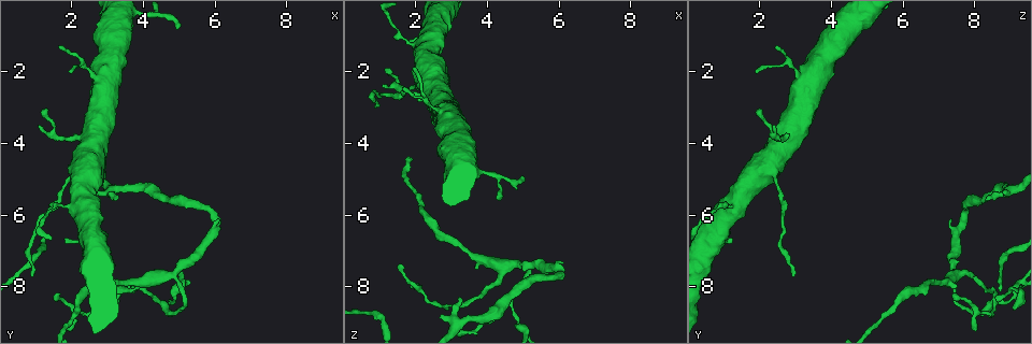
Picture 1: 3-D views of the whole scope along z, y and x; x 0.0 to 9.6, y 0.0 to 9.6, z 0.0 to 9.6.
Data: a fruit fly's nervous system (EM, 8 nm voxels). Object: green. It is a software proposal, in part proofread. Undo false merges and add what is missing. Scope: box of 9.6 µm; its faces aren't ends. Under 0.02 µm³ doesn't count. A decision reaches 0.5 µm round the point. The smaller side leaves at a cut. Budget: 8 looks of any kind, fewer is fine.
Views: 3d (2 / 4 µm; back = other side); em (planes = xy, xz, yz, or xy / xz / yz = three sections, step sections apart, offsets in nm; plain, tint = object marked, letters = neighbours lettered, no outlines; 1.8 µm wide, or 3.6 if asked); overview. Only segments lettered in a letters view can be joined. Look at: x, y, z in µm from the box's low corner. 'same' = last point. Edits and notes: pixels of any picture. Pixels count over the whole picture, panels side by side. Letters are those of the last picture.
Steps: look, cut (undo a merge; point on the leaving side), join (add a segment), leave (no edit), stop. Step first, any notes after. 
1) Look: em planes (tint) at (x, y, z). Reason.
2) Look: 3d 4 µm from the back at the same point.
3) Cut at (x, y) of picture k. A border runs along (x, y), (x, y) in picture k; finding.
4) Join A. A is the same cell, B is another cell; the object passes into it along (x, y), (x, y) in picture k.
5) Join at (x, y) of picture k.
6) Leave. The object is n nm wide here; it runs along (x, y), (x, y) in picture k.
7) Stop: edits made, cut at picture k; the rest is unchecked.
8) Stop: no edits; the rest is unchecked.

Look: 3d 4 µm at (0.90, 7.70, 2.85). Tapers out.

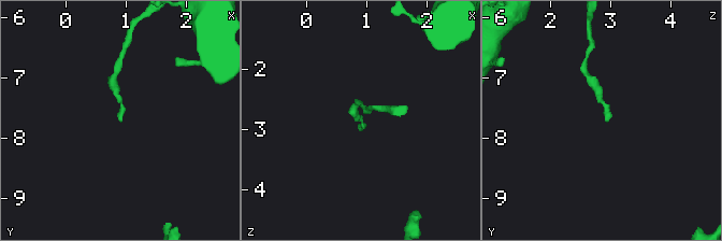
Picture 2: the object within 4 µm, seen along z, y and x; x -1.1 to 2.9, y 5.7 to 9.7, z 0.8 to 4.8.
Look: em planes (tint) at (0.85, 7.75, 2.85). Shape alone is not enough.

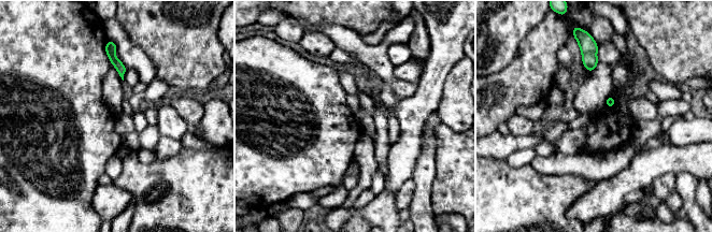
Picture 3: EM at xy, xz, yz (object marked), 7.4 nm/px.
Look: em planes (letters) at the same point. What lies round it.

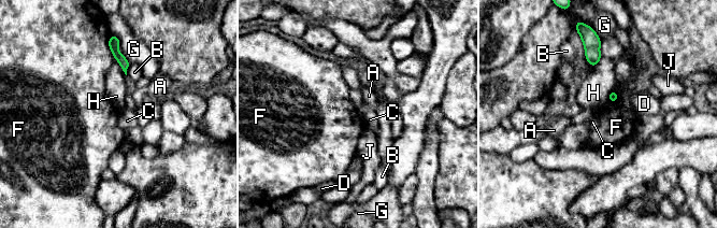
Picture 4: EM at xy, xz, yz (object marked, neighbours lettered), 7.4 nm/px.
Leave. A, B, C, D, F, G, H and J are other cells; a border runs along (614, 89), (617, 98), (610, 102) in picture 4; no lettered segment goes on from it.

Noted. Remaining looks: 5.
Look: 3d 2 µm at (1.85, 6.65, 1.20). Stops while still wide.

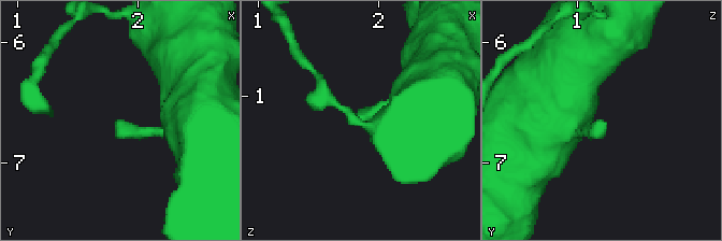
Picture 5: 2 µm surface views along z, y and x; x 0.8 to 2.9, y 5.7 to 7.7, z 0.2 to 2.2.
Look: em xy step 8 (tint) at (1.80, 6.70, 1.24).

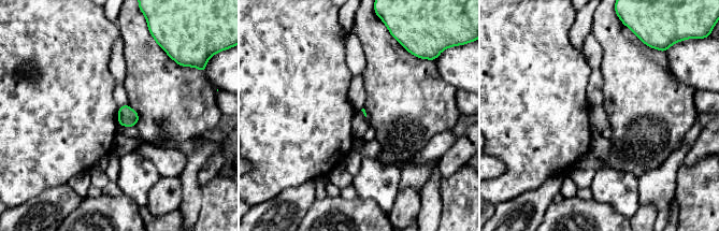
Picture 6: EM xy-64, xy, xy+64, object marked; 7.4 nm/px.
Look: em planes (letters) at the same point. Another direction.

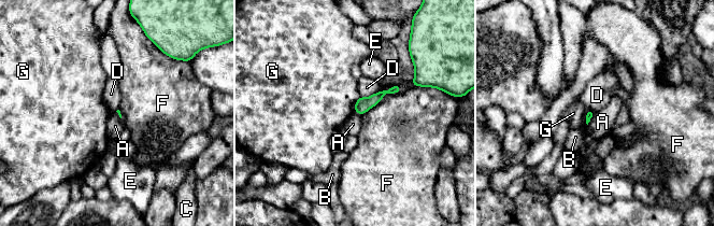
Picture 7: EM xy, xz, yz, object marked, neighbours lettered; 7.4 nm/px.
Leave. A, B, C, D, E, F and G are other cells; no lettered segment goes on from it.

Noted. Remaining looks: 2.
Look: em 3.6 µm planes (tint) at (2.35, 3.75, 2.75).

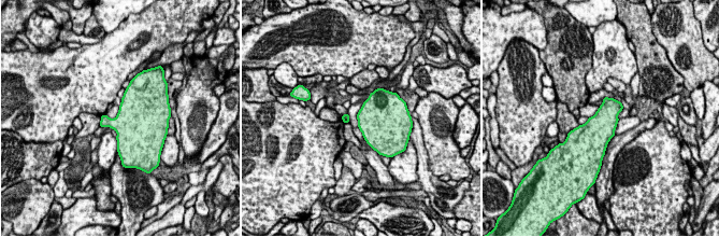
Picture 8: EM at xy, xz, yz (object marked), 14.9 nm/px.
Look: em 3.6 µm planes (letters) at the same point. What lies round it.

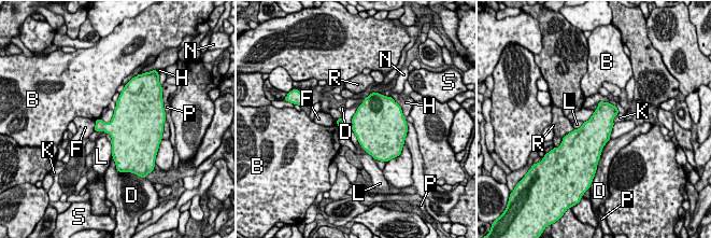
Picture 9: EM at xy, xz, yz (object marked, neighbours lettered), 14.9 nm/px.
Leave. B, D, F, H, K, L, N, P, R and S are other cells; all the same cell.

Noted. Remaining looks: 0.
Stop: no edits; the rest is unchecked.

